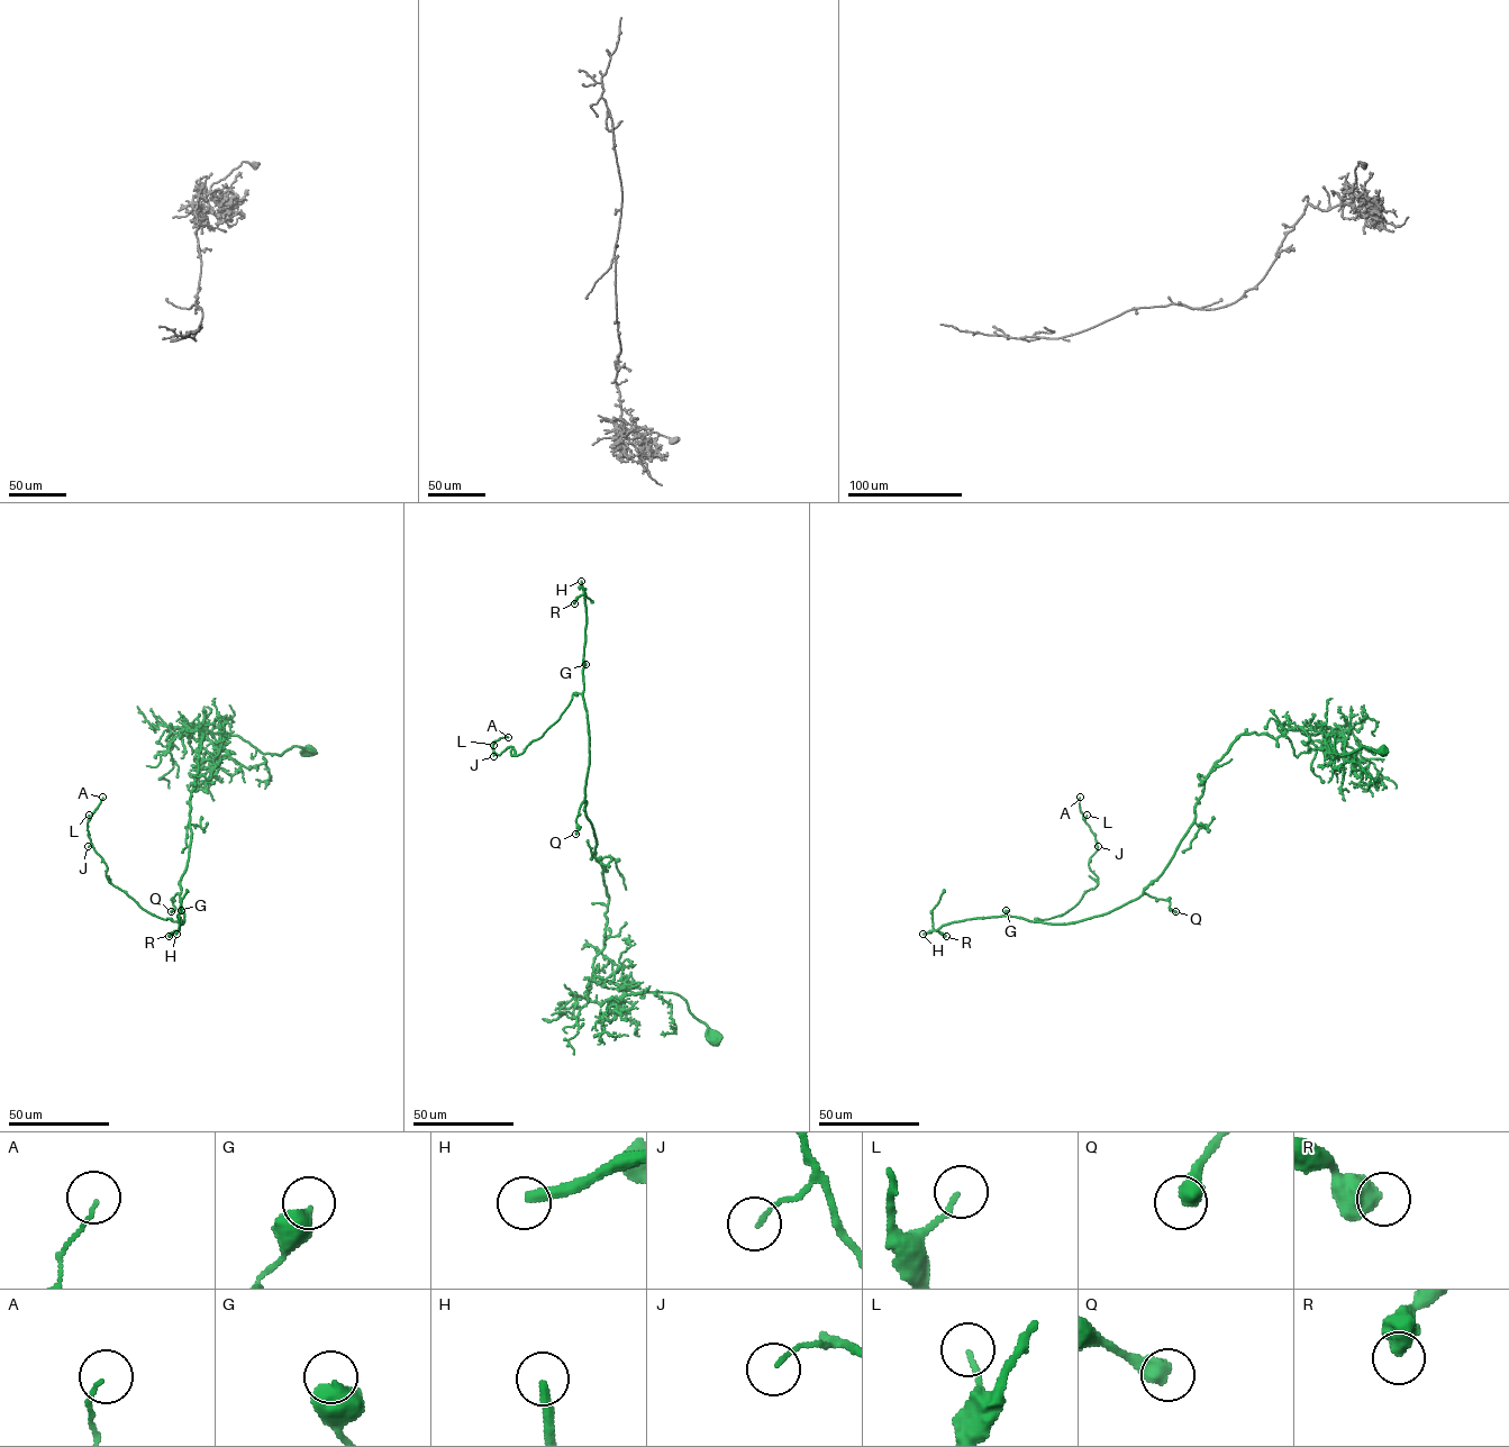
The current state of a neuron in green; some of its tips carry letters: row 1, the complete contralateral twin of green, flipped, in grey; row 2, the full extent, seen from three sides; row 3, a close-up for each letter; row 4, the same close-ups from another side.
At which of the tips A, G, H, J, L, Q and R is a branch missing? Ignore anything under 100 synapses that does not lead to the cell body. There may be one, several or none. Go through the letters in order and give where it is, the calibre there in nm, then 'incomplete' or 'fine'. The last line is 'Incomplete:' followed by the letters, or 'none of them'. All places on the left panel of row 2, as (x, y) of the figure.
A: place (102, 797); calibre 90 nm; fine
G: place (181, 910); calibre 600 nm; fine
H: place (176, 934); calibre 280 nm; incomplete
J: place (88, 846); calibre 110 nm; fine
L: place (89, 815); calibre 140 nm; fine
Q: place (171, 911); calibre 500 nm; fine
R: place (169, 936); calibre 650 nm; fine
Incomplete: H

